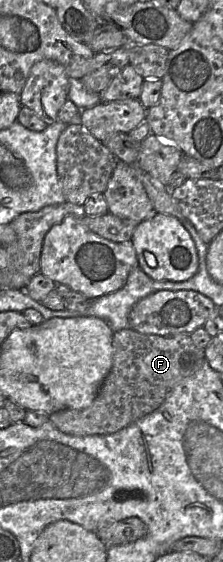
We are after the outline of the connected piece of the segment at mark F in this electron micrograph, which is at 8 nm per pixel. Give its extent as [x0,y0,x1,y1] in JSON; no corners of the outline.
[48,328,204,436]

